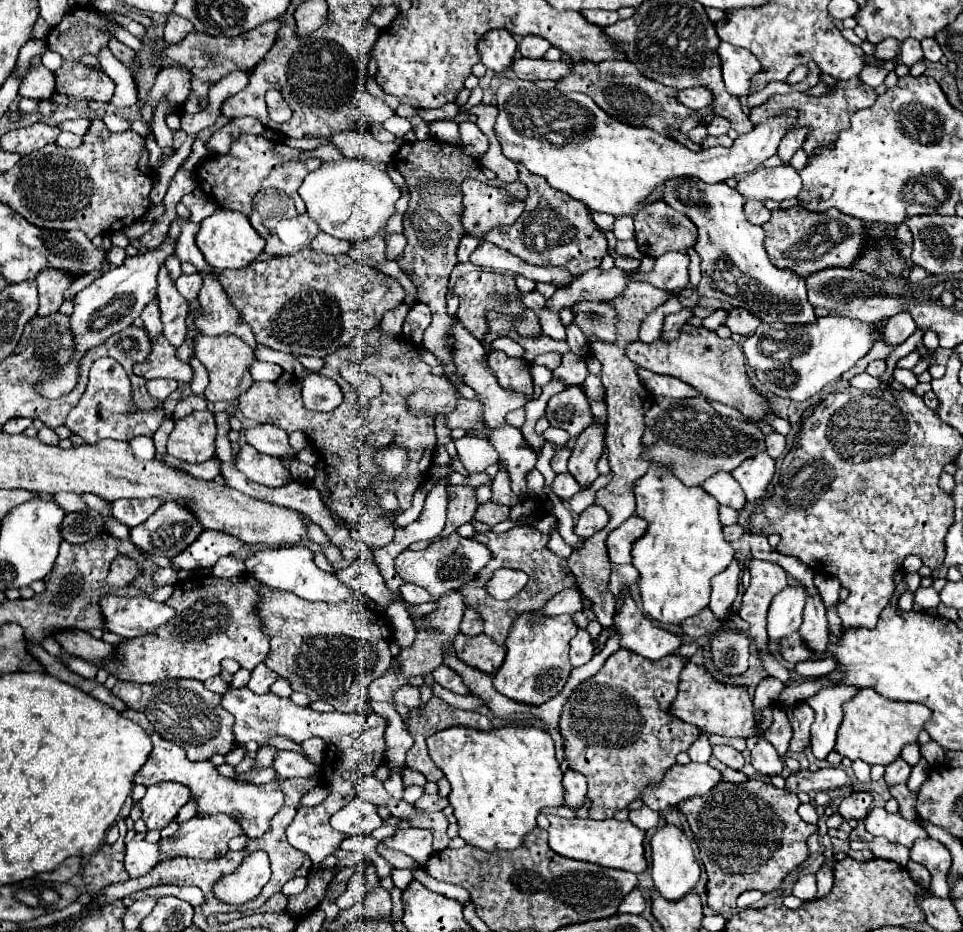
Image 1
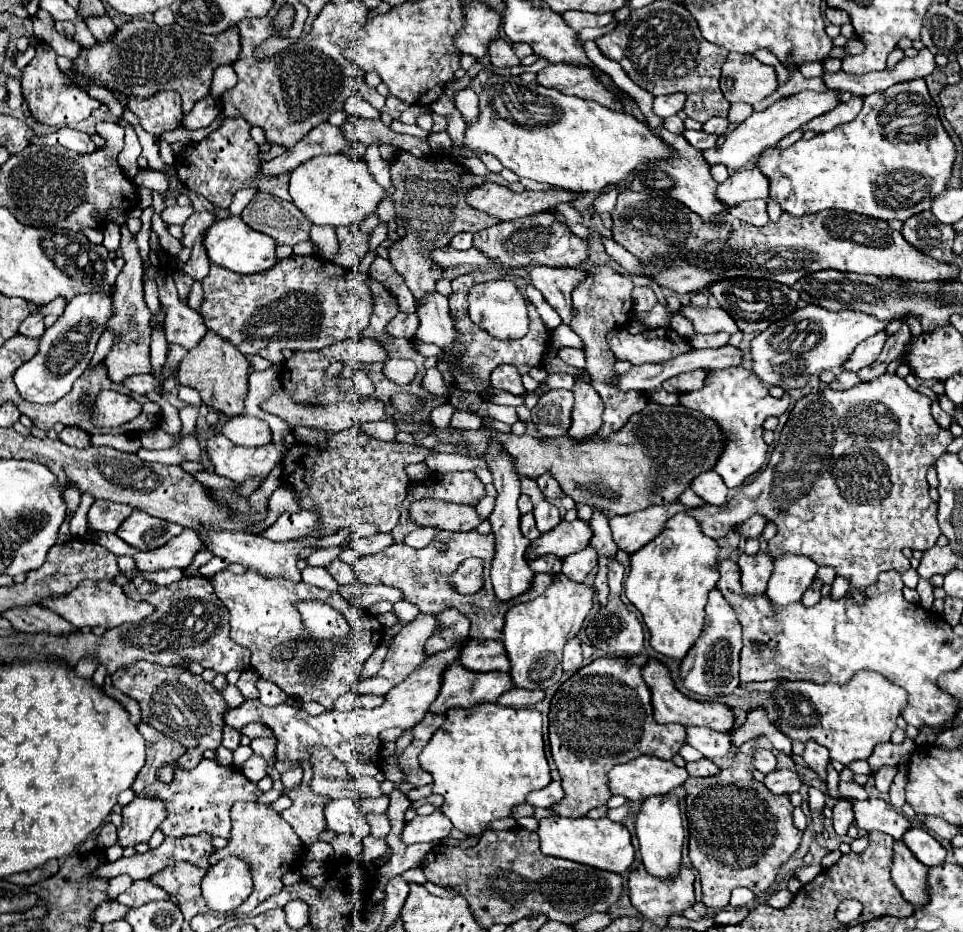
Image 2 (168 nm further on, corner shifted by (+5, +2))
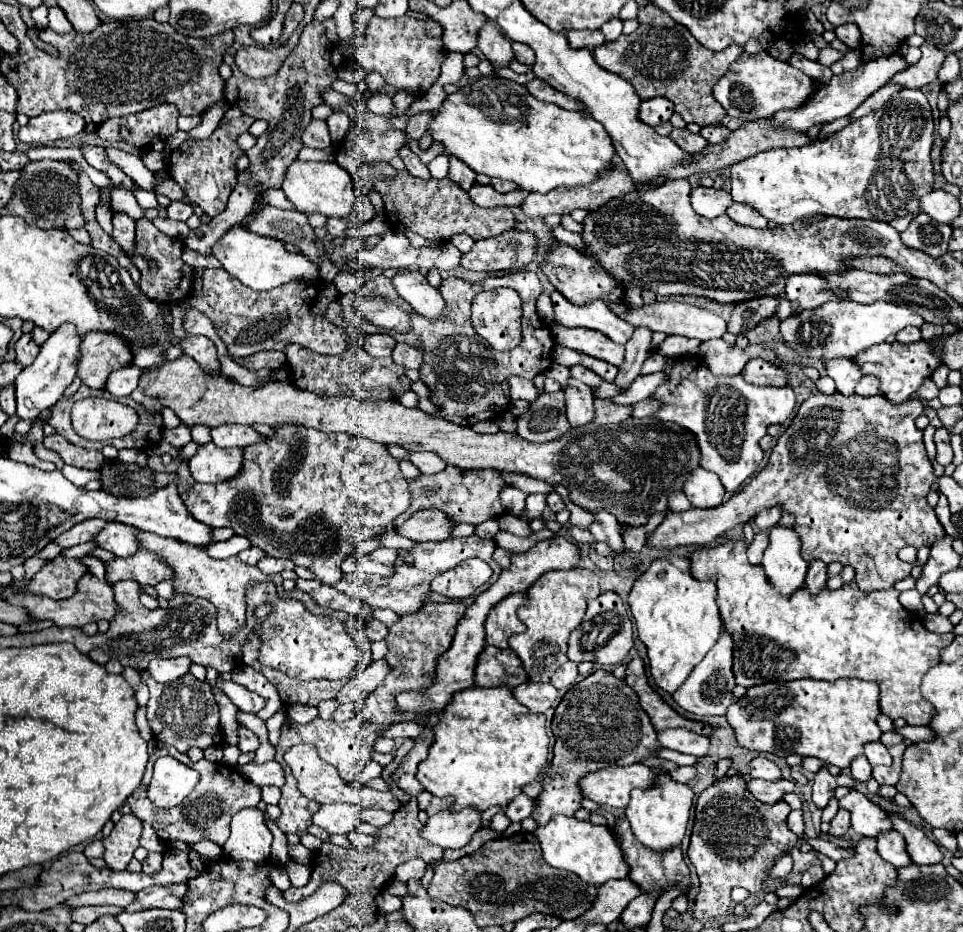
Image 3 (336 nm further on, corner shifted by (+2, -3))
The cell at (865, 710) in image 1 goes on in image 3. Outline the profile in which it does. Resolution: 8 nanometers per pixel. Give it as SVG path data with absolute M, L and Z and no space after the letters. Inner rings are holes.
M841 678L837 682L823 680L791 680L791 682L767 682L761 686L747 688L747 694L731 704L727 710L727 720L735 730L737 742L743 748L757 752L771 752L777 756L815 756L825 764L835 764L839 768L849 768L853 758L863 754L863 746L877 742L881 738L881 728L877 726L879 710L879 686L875 682Z

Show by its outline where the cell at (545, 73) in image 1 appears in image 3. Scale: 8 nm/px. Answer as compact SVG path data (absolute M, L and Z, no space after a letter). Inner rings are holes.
M487 22L483 30L479 30L479 50L487 56L487 60L493 64L493 68L507 68L513 60L511 40L505 38L505 34L493 24Z

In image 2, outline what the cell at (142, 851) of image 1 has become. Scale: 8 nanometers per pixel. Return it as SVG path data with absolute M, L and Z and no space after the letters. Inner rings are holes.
M114 877L114 879L110 879L108 889L106 889L108 899L116 899L116 897L118 897L120 893L124 893L130 885L132 885L132 879L130 879L130 877Z

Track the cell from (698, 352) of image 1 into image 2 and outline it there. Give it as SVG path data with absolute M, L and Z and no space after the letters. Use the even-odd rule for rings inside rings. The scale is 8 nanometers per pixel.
M668 327L646 329L640 335L632 335L626 329L614 329L606 339L614 357L630 361L632 365L668 361L690 349L688 341Z

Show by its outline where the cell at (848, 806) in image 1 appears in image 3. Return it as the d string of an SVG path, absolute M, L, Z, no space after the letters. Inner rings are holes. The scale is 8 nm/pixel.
M839 810L837 816L831 820L829 834L831 836L843 836L843 834L847 834L849 828L851 828L851 814L847 814L847 810Z

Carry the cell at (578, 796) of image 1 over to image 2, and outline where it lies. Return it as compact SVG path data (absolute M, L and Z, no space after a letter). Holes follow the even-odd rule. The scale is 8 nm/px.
M550 783L550 785L546 785L546 787L540 789L540 791L528 793L526 803L532 805L532 807L550 807L550 805L554 805L556 801L560 801L560 797L564 797L564 795L562 795L562 789L560 789L560 783Z

